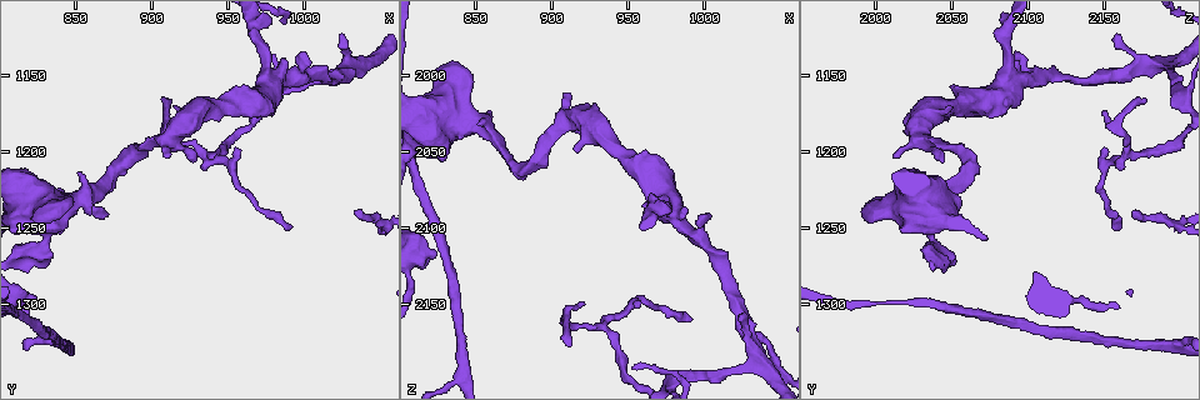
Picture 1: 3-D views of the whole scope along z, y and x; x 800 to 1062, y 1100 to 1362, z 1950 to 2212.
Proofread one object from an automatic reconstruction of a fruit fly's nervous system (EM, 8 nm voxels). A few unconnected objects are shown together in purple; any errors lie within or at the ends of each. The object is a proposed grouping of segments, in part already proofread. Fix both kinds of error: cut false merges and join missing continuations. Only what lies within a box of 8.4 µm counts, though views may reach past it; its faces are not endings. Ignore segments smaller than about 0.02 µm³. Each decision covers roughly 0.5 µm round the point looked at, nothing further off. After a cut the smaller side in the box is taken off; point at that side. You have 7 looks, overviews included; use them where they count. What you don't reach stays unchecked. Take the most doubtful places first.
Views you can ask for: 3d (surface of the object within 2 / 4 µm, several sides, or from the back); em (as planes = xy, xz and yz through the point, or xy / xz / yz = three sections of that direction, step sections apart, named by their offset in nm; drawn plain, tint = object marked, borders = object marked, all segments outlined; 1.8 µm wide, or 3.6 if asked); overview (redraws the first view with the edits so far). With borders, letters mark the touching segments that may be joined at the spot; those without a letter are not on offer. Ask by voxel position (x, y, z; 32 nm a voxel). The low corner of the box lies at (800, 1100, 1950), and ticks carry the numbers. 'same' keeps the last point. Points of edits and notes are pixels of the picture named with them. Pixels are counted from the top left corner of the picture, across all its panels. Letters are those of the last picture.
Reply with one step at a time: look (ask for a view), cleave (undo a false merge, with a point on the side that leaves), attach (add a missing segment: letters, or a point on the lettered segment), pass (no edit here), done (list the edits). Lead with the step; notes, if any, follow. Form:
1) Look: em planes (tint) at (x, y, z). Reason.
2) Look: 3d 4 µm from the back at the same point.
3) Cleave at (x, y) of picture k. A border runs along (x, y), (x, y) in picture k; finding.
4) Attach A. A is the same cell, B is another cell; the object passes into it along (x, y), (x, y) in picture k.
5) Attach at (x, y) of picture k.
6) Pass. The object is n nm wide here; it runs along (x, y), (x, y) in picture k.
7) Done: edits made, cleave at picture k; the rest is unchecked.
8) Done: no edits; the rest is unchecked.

Look: em xz step 8 (borders) at (986, 1160, 2198). Abrupt turn.

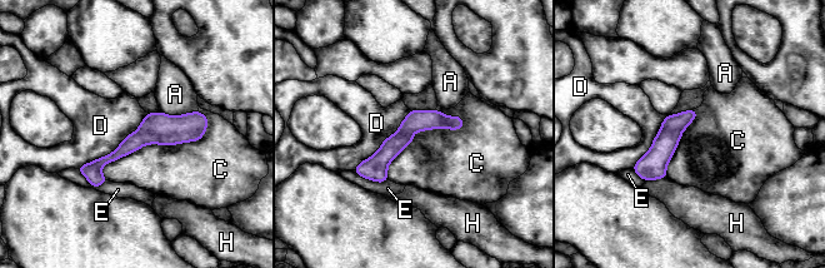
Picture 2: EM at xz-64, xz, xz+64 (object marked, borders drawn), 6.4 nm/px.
Pass. A, C, D, E and H are other cells; continuous, no second neuron.

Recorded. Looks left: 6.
Look: em 3.6 µm xy step 16 (tint) at (820, 1298, 2118). Stops while still wide.

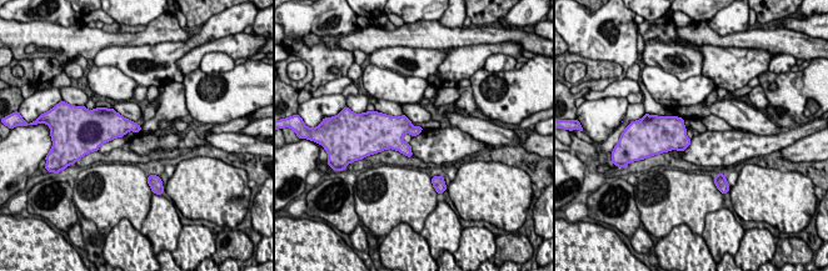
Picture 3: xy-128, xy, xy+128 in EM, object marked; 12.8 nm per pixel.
Look: em 3.6 µm planes (borders) at the same point. Another direction.

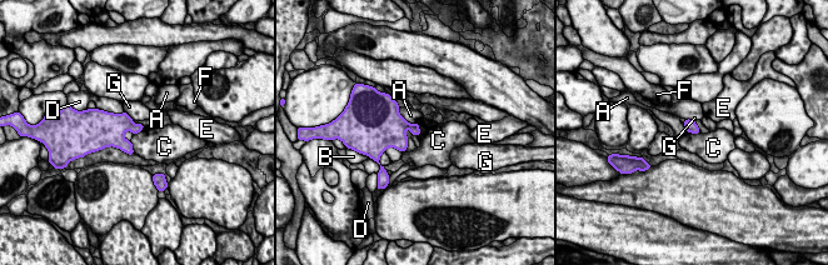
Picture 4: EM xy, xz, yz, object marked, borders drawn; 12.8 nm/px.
Pass. A, B, C, D, E, F and G are other cells; a border runs along (415, 123), (419, 129), (418, 135) in picture 4; none of them fits.

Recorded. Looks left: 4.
Look: 3d 4 µm at (1036, 1144, 2186). Three-way junction.

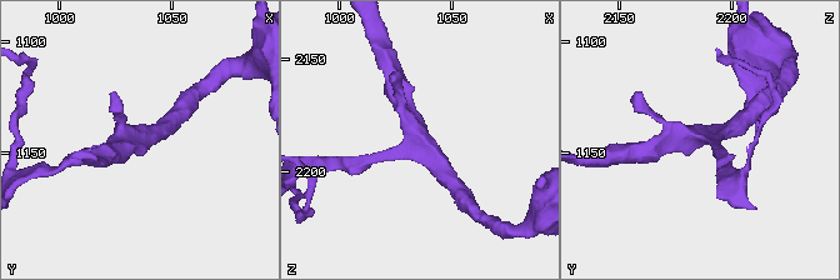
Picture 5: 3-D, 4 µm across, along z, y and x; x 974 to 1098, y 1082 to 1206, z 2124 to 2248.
Look: em planes (borders) at (1036, 1142, 2186).

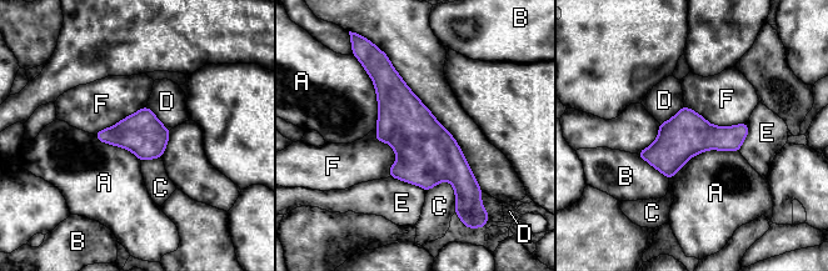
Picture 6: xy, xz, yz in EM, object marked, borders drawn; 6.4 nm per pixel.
Pass. The longest contact is with A, 480 nm; A, B, C, D, E and F are other cells; a border runs along (684, 105), (716, 125), (747, 123) in picture 6; all the same neuron.

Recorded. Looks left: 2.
Done: no edits; the rest is unchecked.

